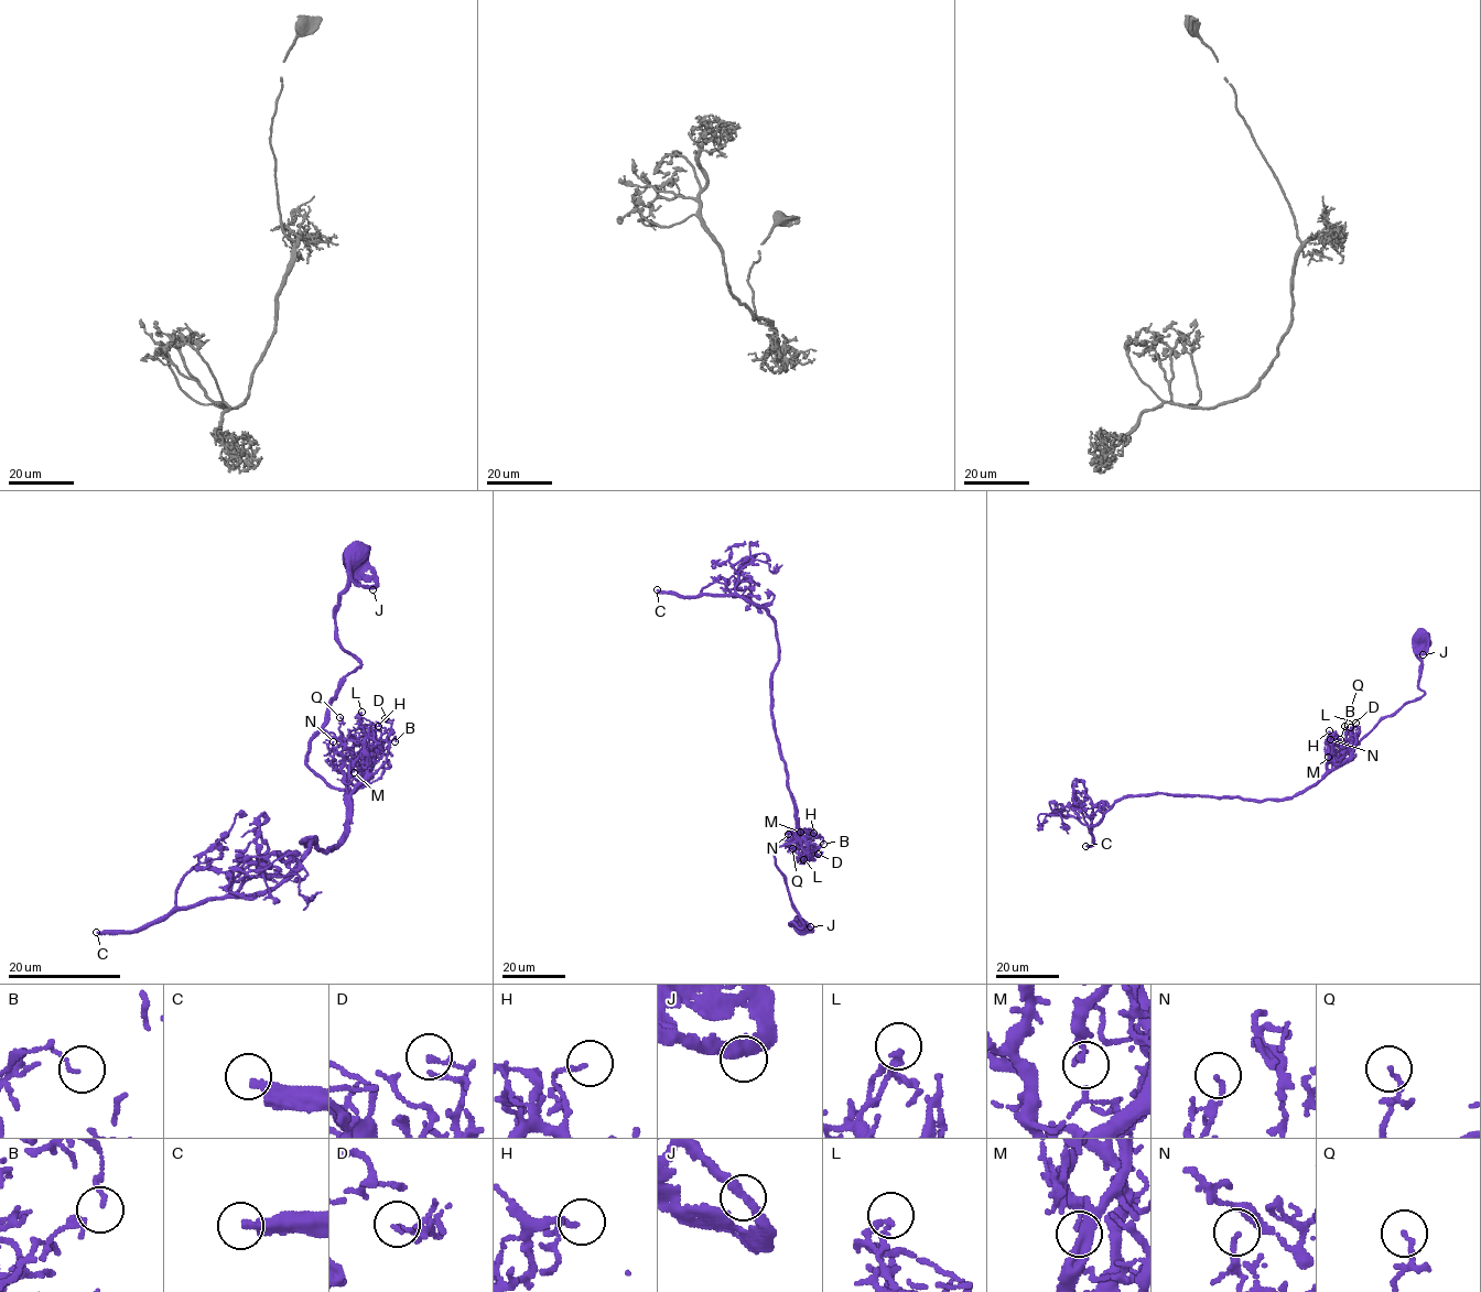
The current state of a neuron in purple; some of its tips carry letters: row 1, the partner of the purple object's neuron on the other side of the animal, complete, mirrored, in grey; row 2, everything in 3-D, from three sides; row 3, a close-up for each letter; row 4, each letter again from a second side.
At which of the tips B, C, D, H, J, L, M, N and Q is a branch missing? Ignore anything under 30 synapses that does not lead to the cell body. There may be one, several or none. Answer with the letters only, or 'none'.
C

